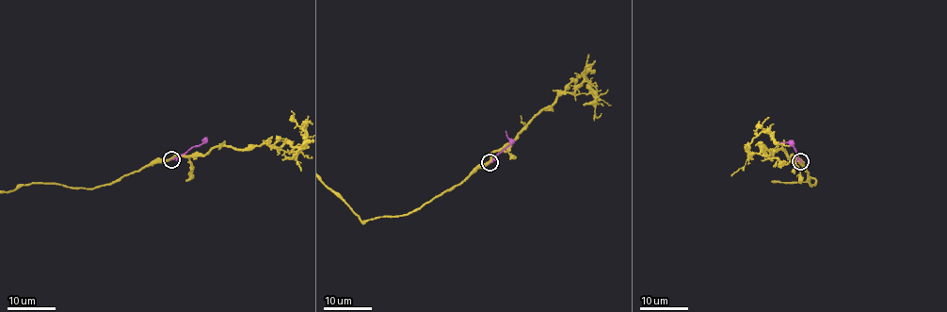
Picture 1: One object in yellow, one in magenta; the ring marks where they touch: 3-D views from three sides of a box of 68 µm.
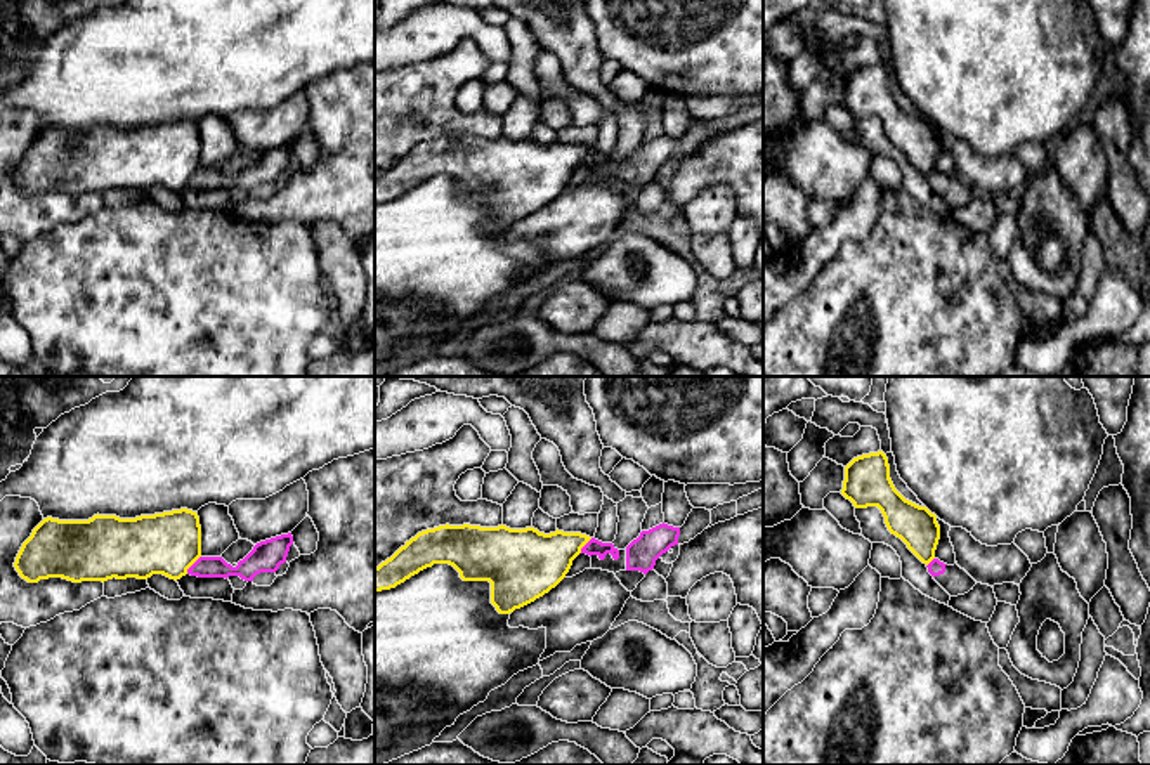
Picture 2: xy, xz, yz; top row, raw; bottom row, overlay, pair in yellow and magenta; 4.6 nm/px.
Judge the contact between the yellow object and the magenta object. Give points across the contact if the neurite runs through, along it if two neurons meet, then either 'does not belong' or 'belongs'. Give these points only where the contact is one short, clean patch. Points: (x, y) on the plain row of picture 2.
border along xy (200, 167), (186, 184); does not belong

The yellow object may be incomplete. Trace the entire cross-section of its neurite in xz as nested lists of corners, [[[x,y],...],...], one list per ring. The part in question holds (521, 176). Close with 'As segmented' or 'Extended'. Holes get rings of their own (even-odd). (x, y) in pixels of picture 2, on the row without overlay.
[[[439,137],[418,144],[390,170],[375,179],[375,203],[390,201],[434,175],[453,177],[463,193],[489,193],[491,215],[500,226],[510,226],[555,199],[569,184],[572,172],[591,149],[581,144],[539,144],[534,139],[506,137]]]. As segmented

